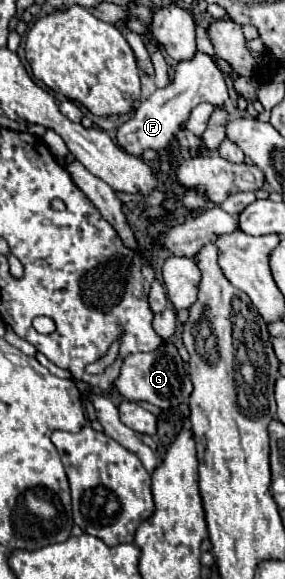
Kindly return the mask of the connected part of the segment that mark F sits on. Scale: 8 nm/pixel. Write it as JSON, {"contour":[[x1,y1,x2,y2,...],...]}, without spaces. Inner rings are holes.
{"contour":[[195,51,193,59,189,61,179,61,175,67,175,77,173,83,157,89,149,99,141,101,139,109,135,111,135,115,123,123,117,131,117,143,123,151,127,151,129,155,141,157,141,153,145,149,155,149,155,151,163,151,169,147,169,143,173,141,175,131,187,121,191,109,201,103,207,101,215,107,221,107,227,99,227,87,225,87,225,79,223,73,219,71,217,63,203,51]]}

